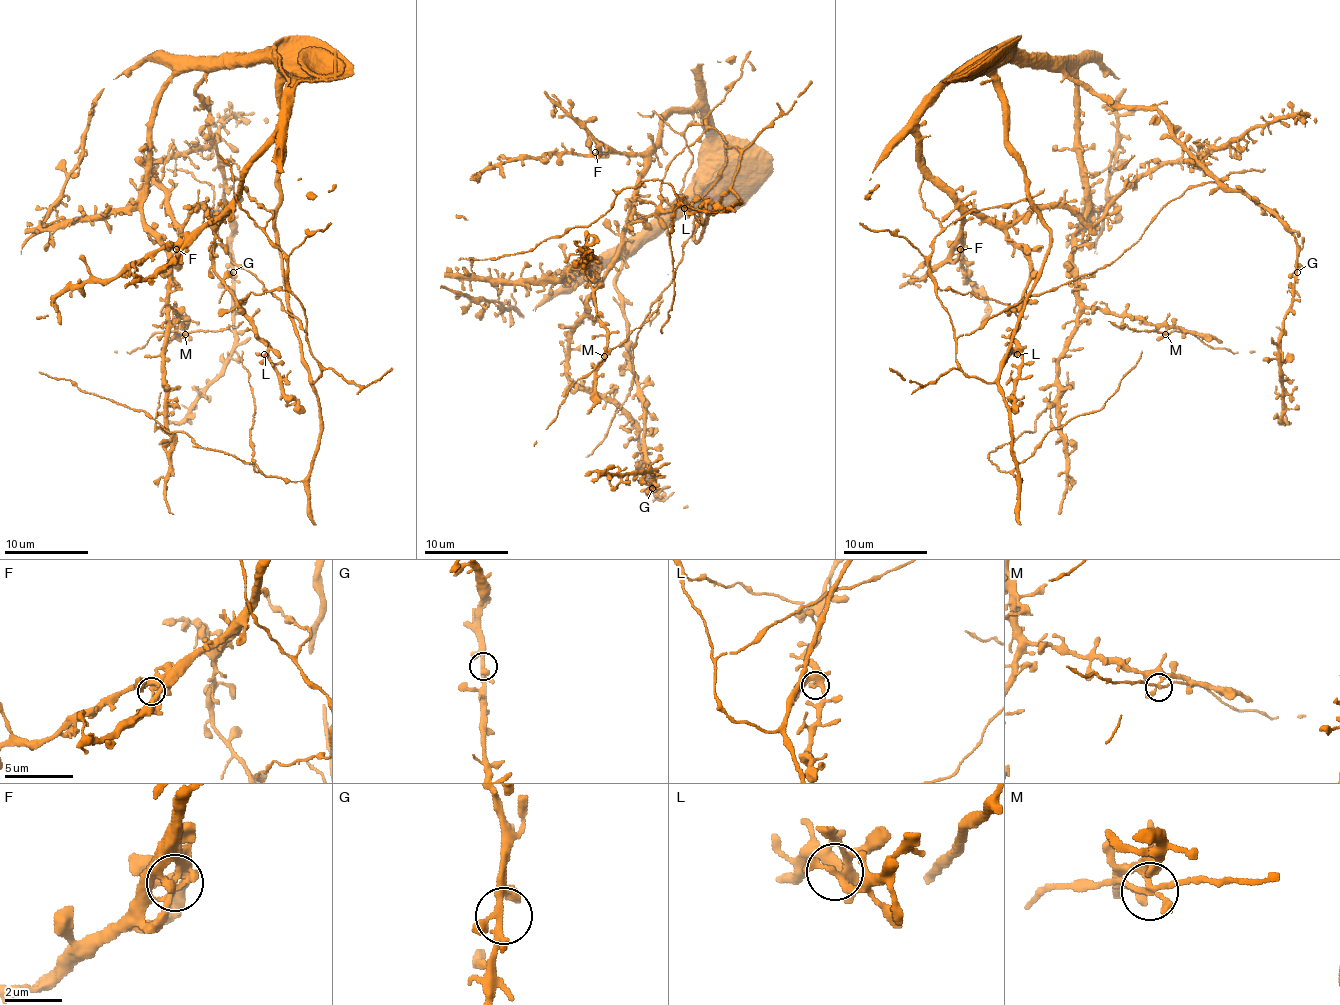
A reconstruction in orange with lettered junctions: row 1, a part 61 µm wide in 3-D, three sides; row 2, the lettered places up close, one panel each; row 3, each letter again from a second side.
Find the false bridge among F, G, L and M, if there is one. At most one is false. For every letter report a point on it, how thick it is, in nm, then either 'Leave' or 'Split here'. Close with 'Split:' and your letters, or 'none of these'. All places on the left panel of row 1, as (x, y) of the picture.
F: Place: (176, 249). Thickness 180 nm. Leave
G: Place: (233, 272). Thickness 260 nm. Leave
L: Place: (264, 354). Thickness 280 nm. Leave
M: Place: (185, 334). Thickness 220 nm. Leave
Split: none of these

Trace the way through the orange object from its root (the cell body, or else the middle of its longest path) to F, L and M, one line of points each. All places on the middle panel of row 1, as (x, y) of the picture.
F: (722, 181), (724, 162), (732, 154), (699, 110), (675, 110), (644, 152), (595, 152)
L: (722, 181), (732, 154), (699, 110), (675, 110), (661, 124), (633, 221), (684, 208)
M: (722, 181), (739, 183), (673, 200), (562, 278), (589, 265), (604, 356)

